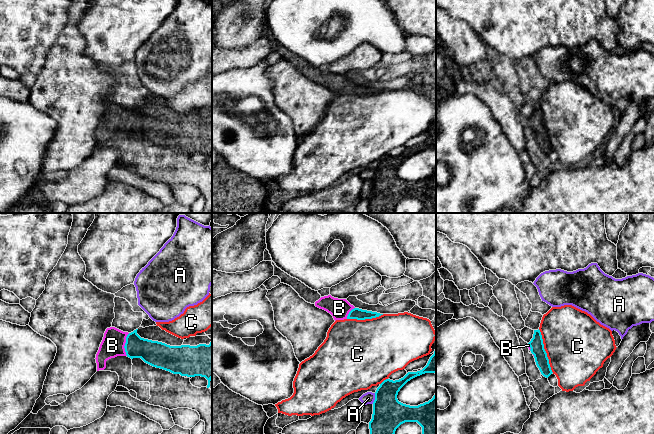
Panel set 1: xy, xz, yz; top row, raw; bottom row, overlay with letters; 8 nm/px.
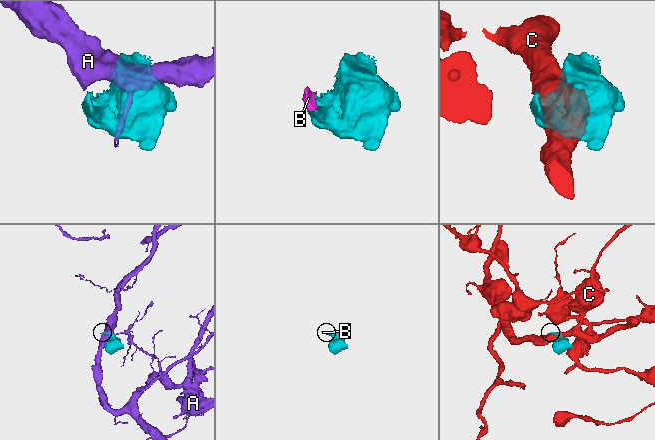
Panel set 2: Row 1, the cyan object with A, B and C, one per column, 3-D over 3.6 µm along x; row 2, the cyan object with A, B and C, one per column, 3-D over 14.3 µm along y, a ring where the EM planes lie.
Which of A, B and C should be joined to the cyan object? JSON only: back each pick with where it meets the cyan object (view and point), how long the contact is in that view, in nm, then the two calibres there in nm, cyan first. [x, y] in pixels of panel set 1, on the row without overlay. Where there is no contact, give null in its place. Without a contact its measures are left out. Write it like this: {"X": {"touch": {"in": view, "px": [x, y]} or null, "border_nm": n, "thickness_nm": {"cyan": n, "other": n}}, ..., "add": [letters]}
{"B": {"touch": {"in": "xy", "px": [125, 120]}, "border_nm": 190, "thickness_nm": {"cyan": 200, "other": 190}}, "add": ["B"]}

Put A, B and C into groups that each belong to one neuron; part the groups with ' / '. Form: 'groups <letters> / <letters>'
groups A / B / C

